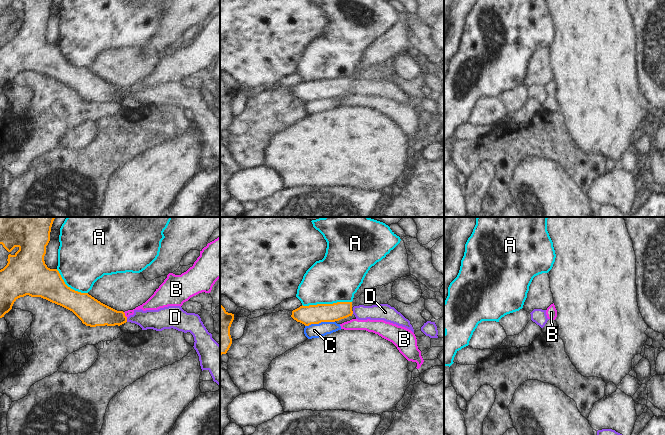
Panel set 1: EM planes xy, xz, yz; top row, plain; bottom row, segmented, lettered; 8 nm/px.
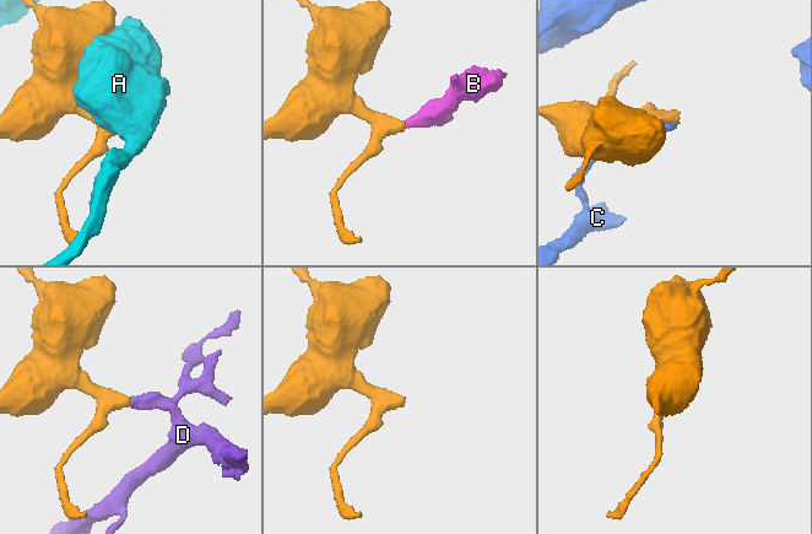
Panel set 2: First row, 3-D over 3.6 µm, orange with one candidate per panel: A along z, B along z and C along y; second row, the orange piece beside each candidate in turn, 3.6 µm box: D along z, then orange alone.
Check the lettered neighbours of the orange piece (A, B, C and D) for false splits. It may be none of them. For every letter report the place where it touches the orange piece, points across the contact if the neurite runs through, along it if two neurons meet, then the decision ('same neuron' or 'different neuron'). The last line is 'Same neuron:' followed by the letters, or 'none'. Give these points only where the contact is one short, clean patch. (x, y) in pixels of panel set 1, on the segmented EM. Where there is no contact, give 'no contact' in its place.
A: xz (326, 304) | different neuron
B: xy (124, 315) | along xy (123, 312), (127, 317) | different neuron
C: xz (319, 322) | different neuron
D: xy (126, 320) | across xy (96, 313), (126, 320), (157, 320) | same neuron
Same neuron: D

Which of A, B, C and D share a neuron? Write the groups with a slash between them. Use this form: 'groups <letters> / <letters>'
groups A / B C / D

